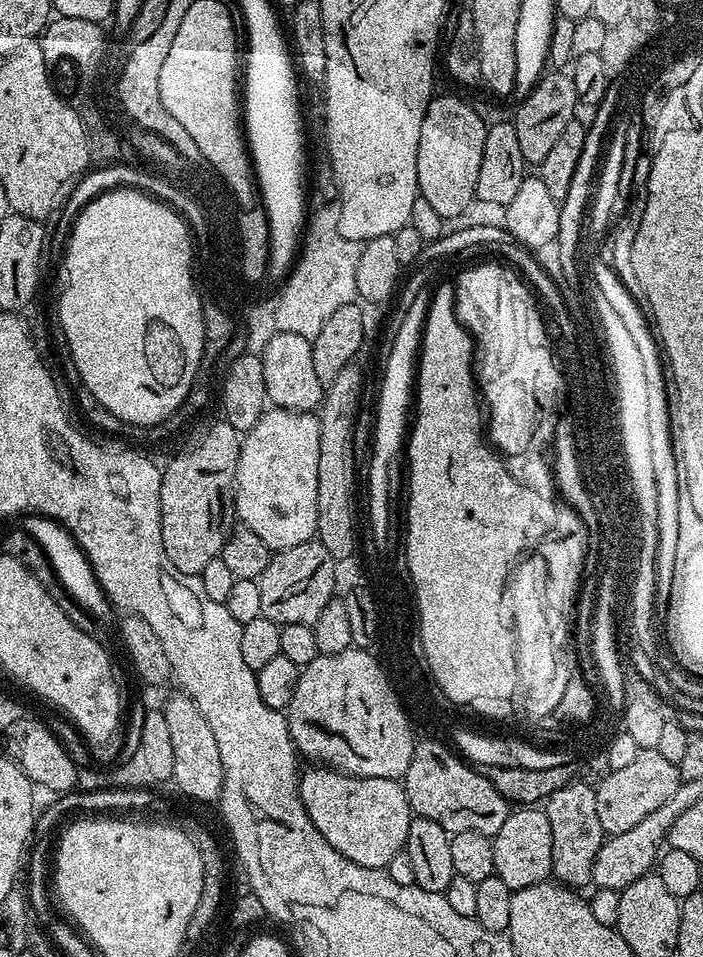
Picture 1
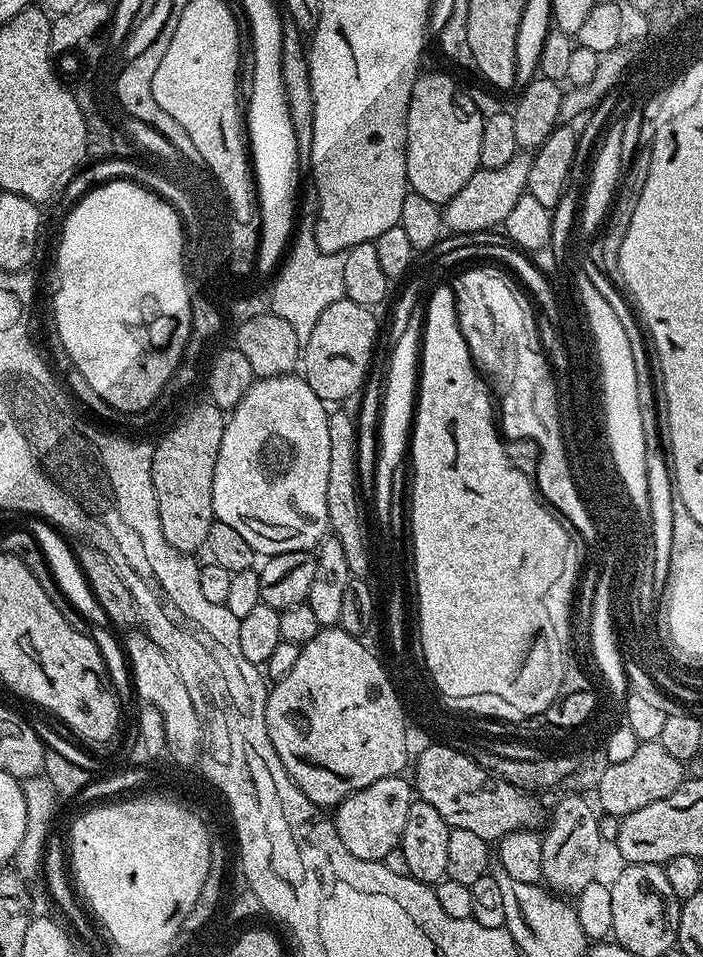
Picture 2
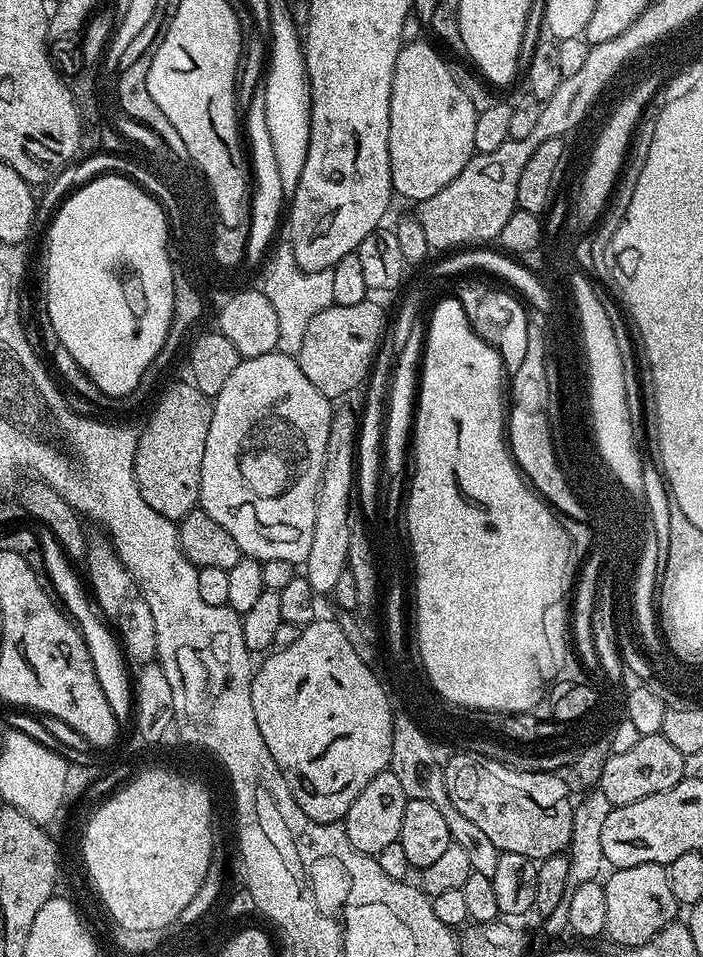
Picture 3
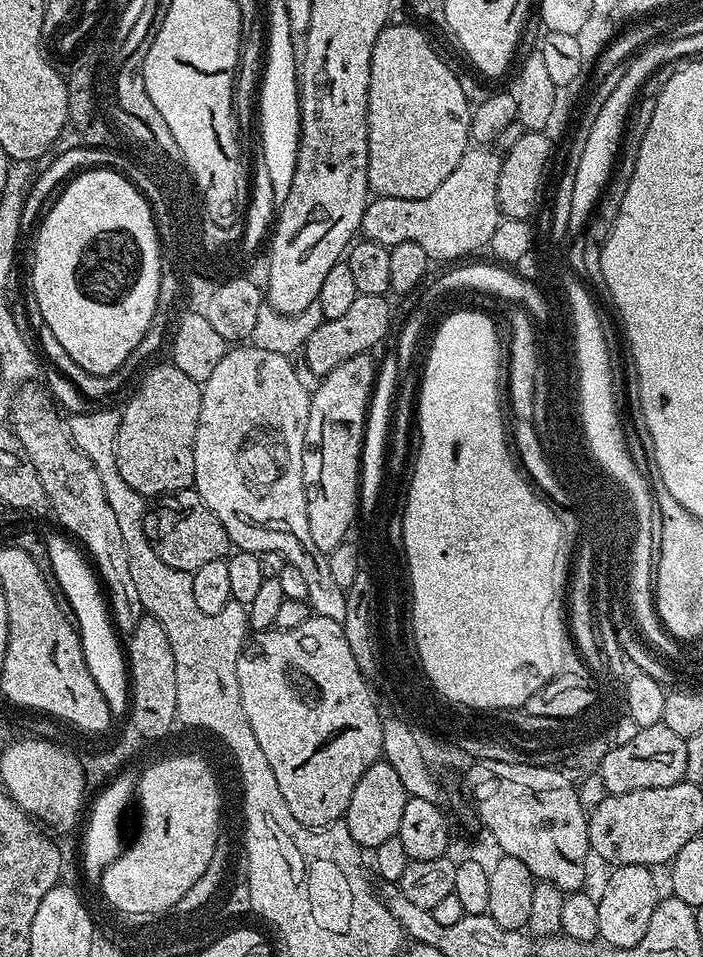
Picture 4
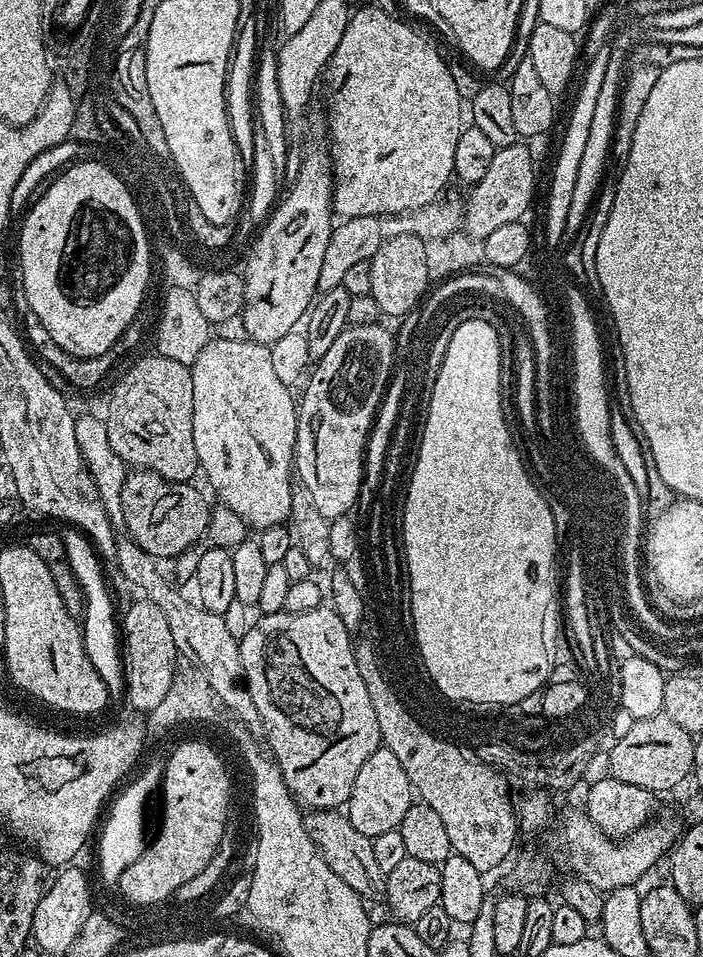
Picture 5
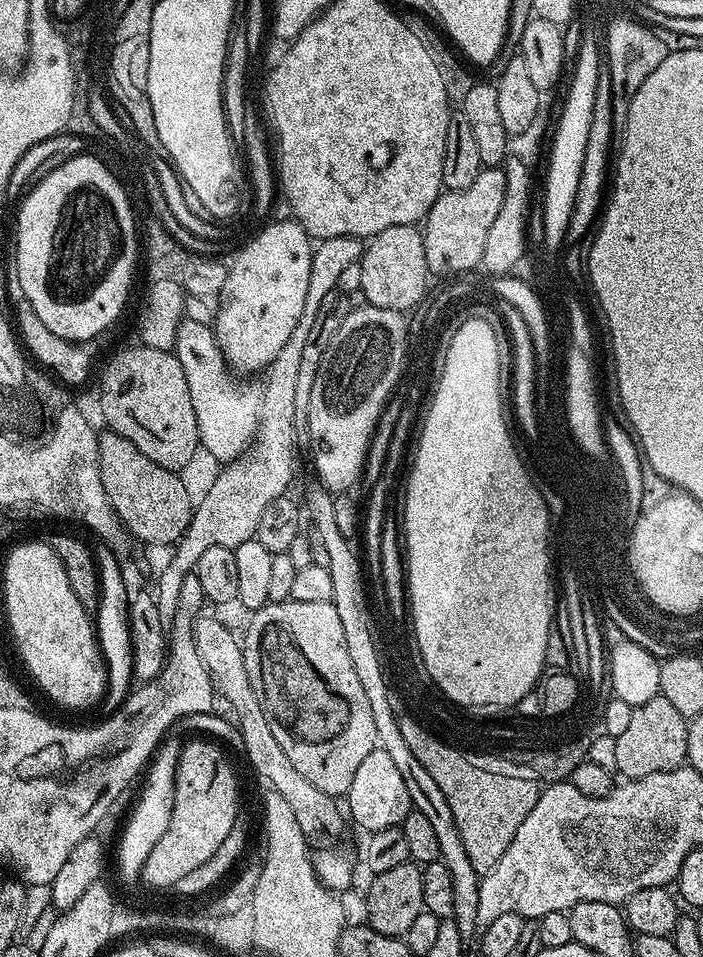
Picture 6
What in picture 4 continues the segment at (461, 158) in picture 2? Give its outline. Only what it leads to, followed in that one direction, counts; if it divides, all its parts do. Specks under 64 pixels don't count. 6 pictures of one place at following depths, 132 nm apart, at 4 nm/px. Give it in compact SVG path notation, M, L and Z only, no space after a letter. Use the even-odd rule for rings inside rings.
M389 23L387 28L378 34L378 42L372 51L372 77L368 87L368 186L376 196L389 196L390 198L426 198L426 194L434 194L438 186L446 181L450 172L454 170L465 151L470 148L470 118L472 108L459 86L459 78L455 71L432 49L428 36L420 28L412 24Z

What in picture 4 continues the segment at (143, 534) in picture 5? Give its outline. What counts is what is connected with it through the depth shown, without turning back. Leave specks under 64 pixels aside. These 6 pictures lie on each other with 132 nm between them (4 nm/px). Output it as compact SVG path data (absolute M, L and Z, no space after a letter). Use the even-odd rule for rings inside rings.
M195 487L183 488L180 492L170 492L159 497L156 504L147 509L144 517L144 533L154 546L154 554L166 562L166 566L174 566L174 570L194 573L198 566L205 562L218 562L225 559L230 552L230 541L222 522L202 502Z

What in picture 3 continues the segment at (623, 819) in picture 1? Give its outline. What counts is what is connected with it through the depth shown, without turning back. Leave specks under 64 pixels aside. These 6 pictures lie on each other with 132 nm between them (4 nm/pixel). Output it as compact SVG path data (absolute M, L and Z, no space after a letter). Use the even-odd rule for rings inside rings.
M662 735L641 736L630 750L614 753L605 758L598 781L598 790L610 798L615 806L638 802L638 798L650 798L650 794L662 794L662 790L670 790L685 779L684 764L686 758L675 746L670 746Z

